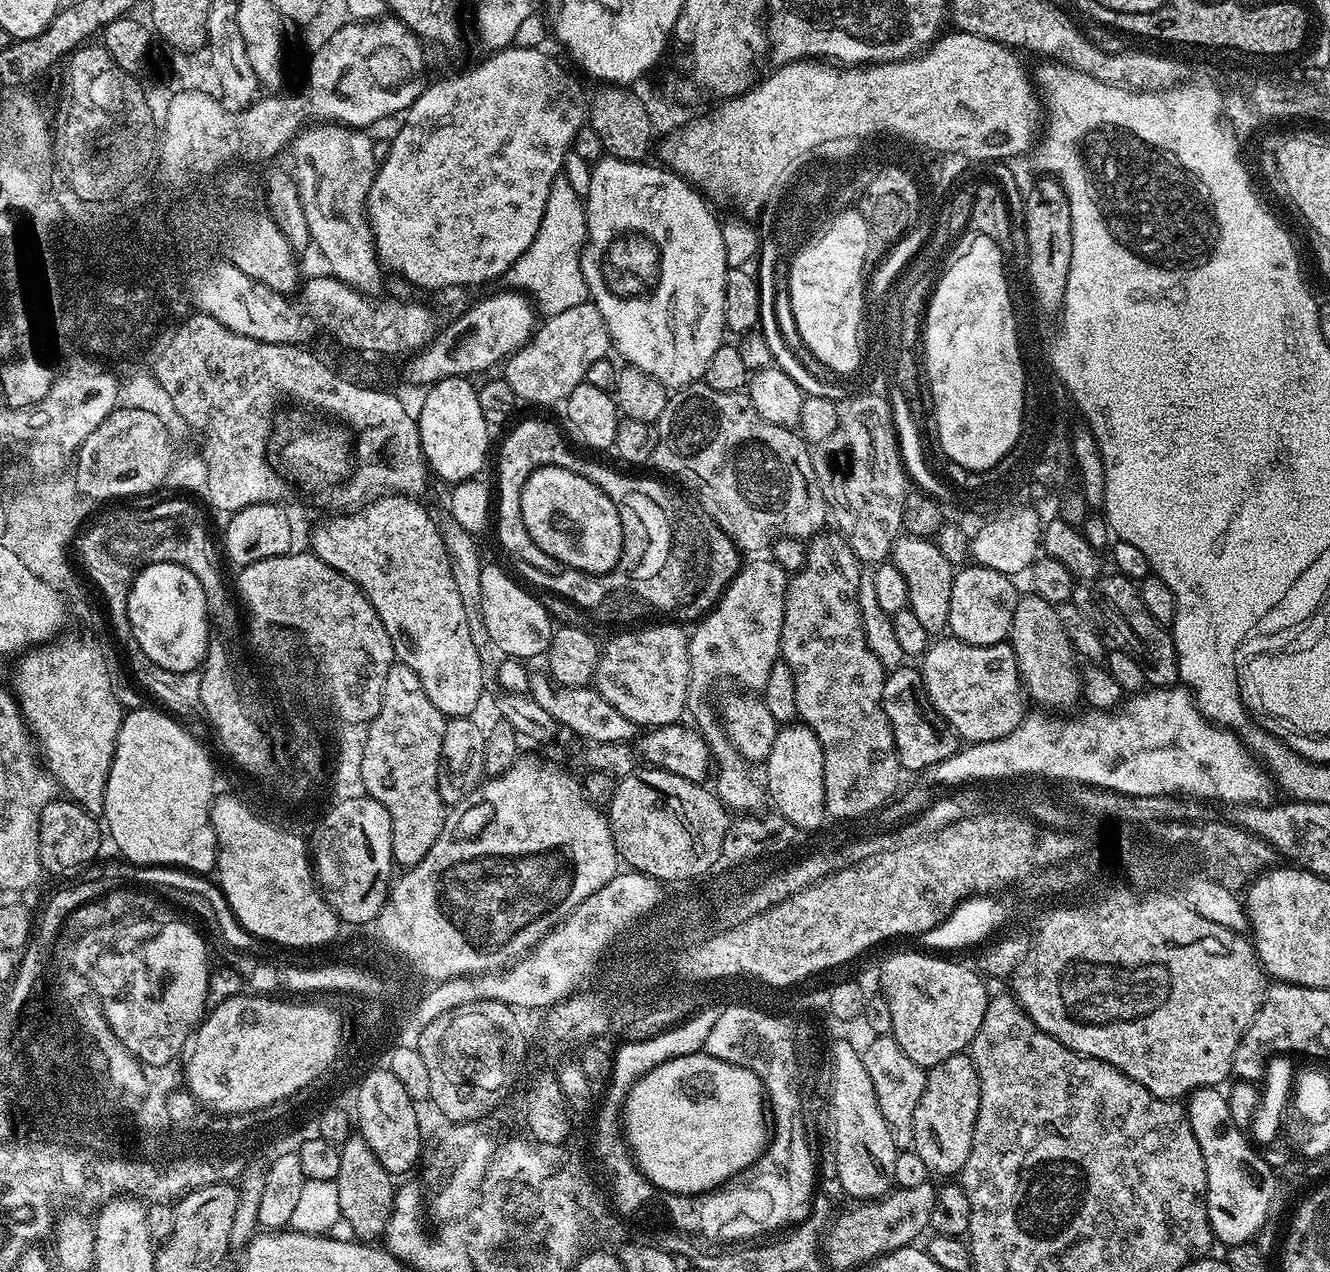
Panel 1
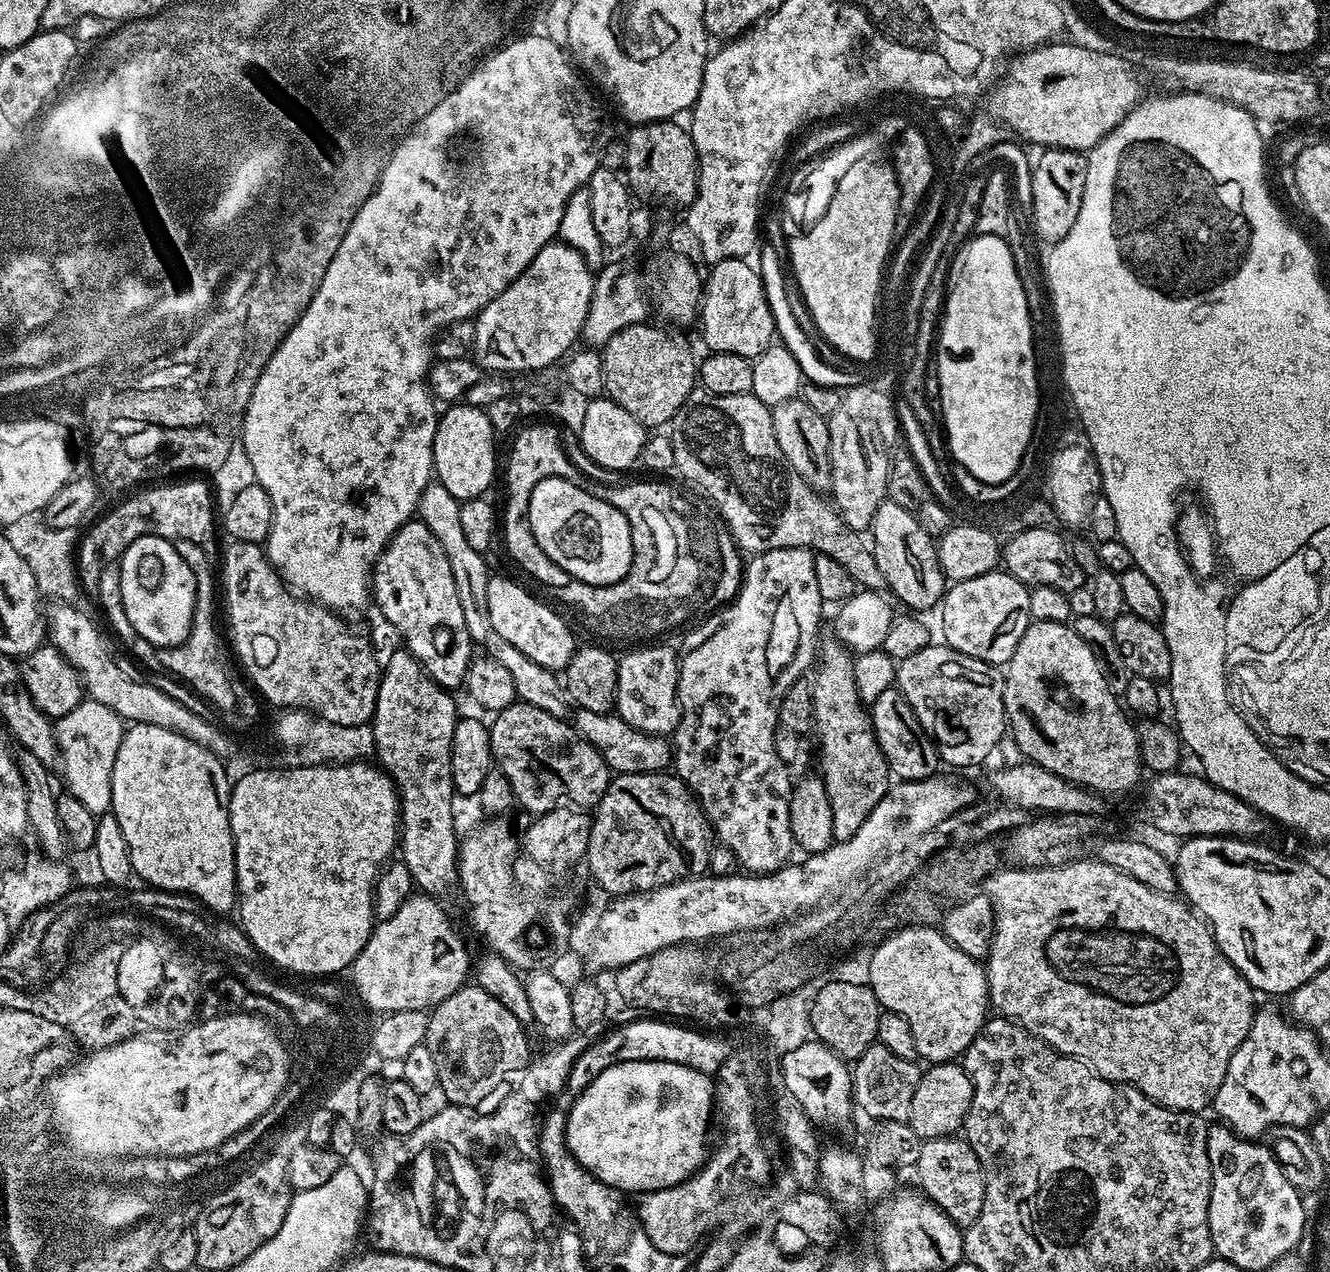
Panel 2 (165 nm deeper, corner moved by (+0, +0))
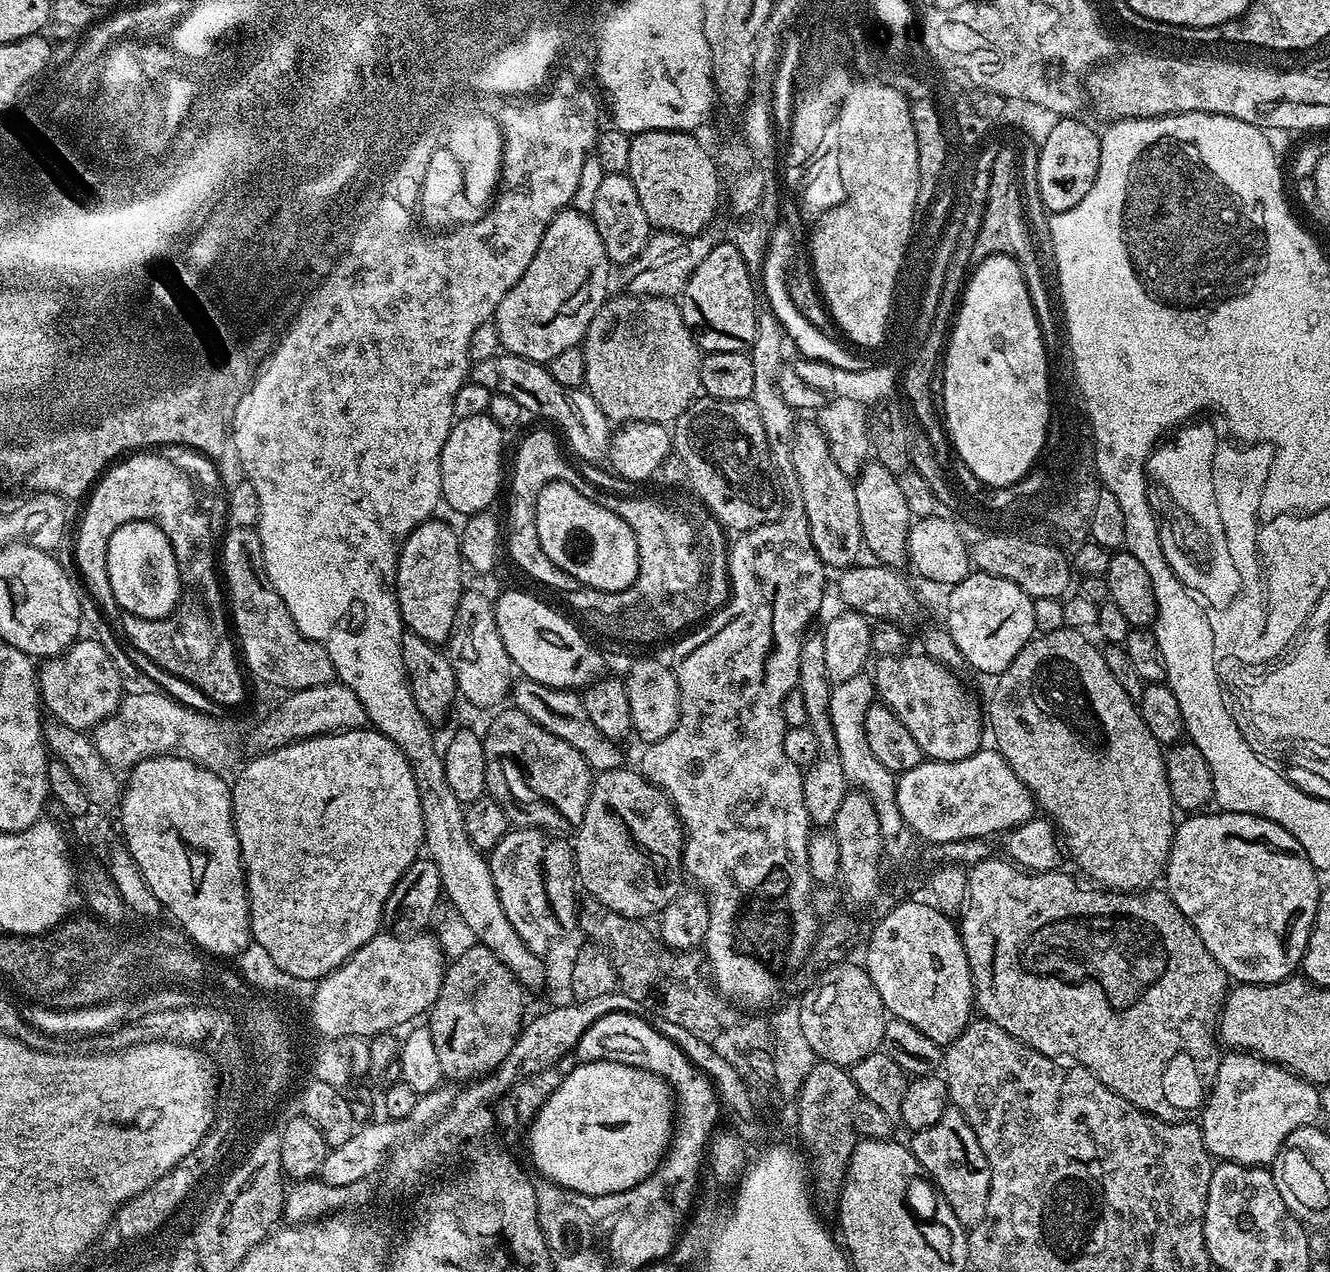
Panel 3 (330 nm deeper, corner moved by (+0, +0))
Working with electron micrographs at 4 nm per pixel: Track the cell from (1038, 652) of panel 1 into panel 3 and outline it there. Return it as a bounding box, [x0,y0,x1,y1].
[986,628,1174,892]

